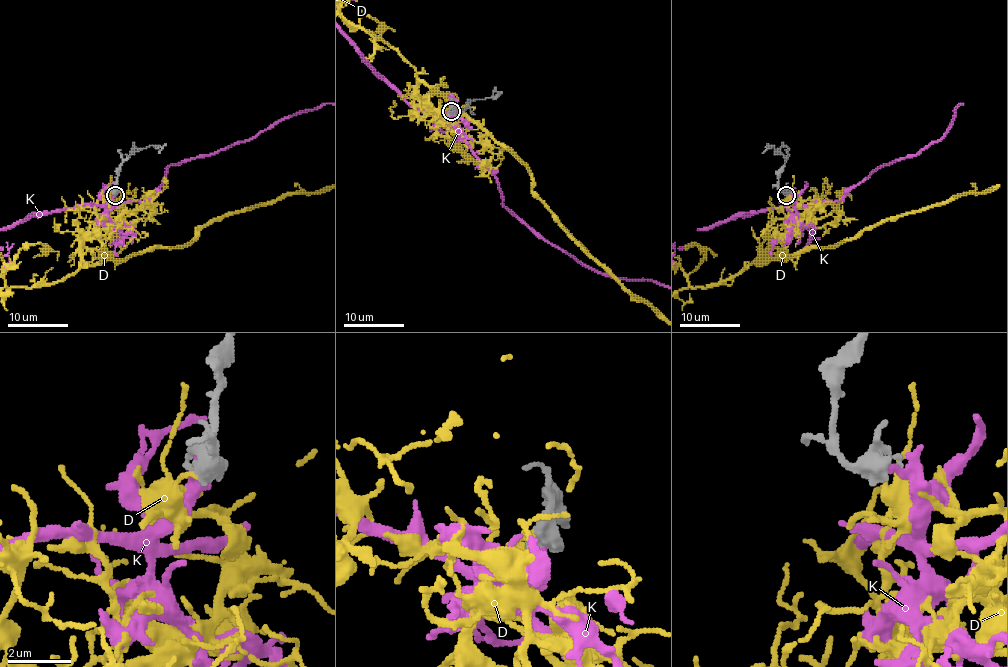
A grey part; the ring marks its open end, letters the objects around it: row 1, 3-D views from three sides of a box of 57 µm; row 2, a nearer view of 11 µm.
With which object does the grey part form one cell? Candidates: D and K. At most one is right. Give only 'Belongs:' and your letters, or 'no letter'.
Belongs: no letter

